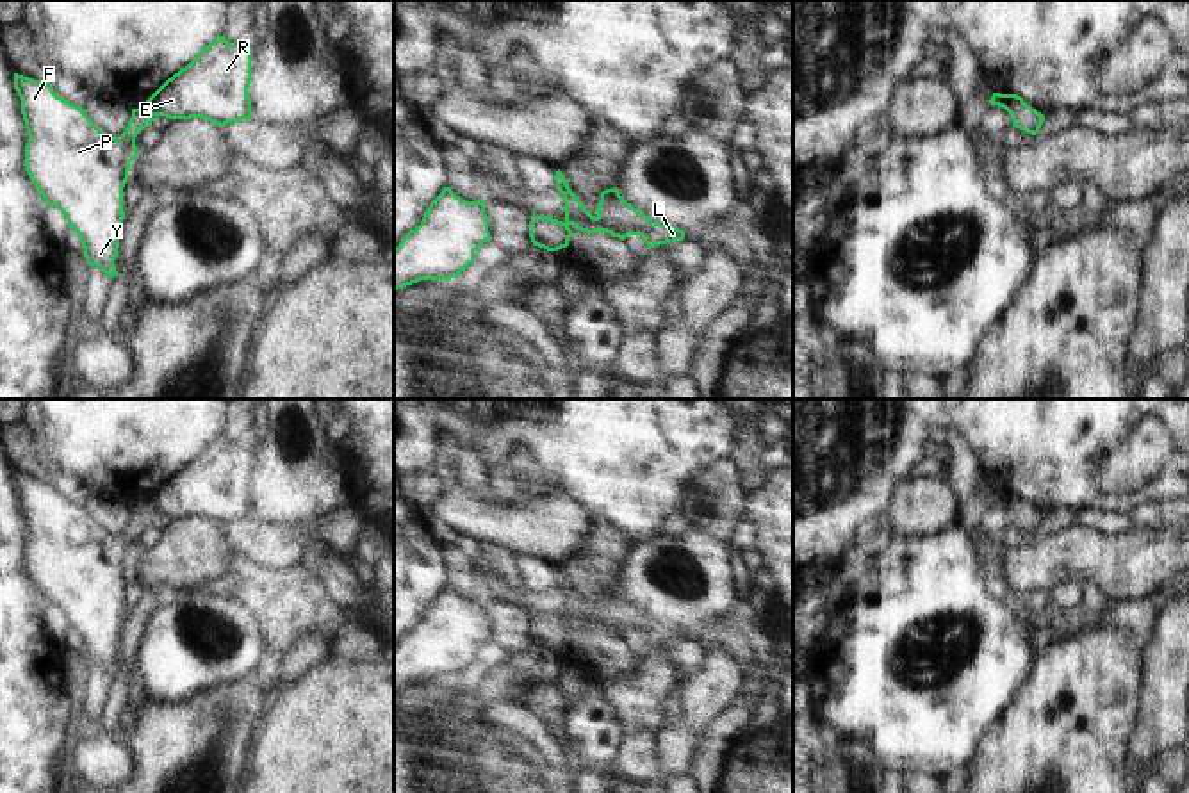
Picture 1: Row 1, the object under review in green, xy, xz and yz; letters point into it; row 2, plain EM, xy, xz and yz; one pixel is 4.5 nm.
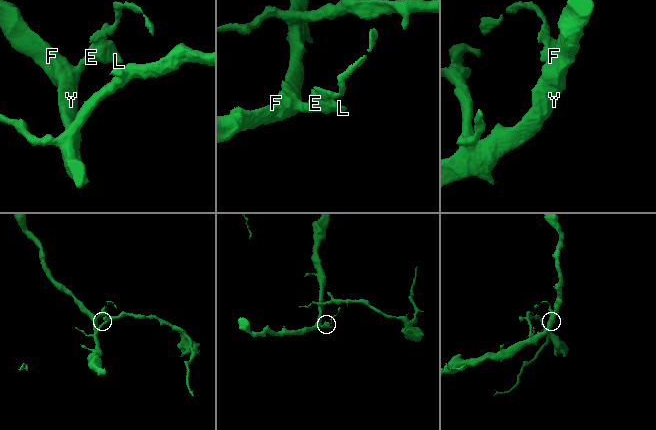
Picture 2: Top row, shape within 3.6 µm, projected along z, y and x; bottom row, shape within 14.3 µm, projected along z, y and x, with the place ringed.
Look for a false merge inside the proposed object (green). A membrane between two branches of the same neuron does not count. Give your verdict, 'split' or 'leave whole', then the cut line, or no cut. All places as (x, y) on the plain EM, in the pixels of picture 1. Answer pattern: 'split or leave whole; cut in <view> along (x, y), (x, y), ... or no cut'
leave whole; no cut

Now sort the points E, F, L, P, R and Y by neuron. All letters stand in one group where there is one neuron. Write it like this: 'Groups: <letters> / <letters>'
Groups: E F L P R Y.

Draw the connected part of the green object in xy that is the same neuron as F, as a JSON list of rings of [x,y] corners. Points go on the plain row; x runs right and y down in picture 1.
[[[223,435],[216,437],[185,467],[168,478],[143,508],[132,508],[128,526],[119,536],[107,535],[82,506],[57,495],[50,479],[34,479],[14,472],[14,488],[21,499],[29,531],[25,570],[45,602],[57,606],[66,615],[68,625],[78,633],[89,665],[98,665],[111,677],[118,674],[114,659],[125,618],[123,586],[128,579],[130,561],[139,554],[137,531],[152,526],[155,515],[200,517],[219,526],[251,519],[251,497],[248,495],[251,453],[250,442],[232,444]]]

